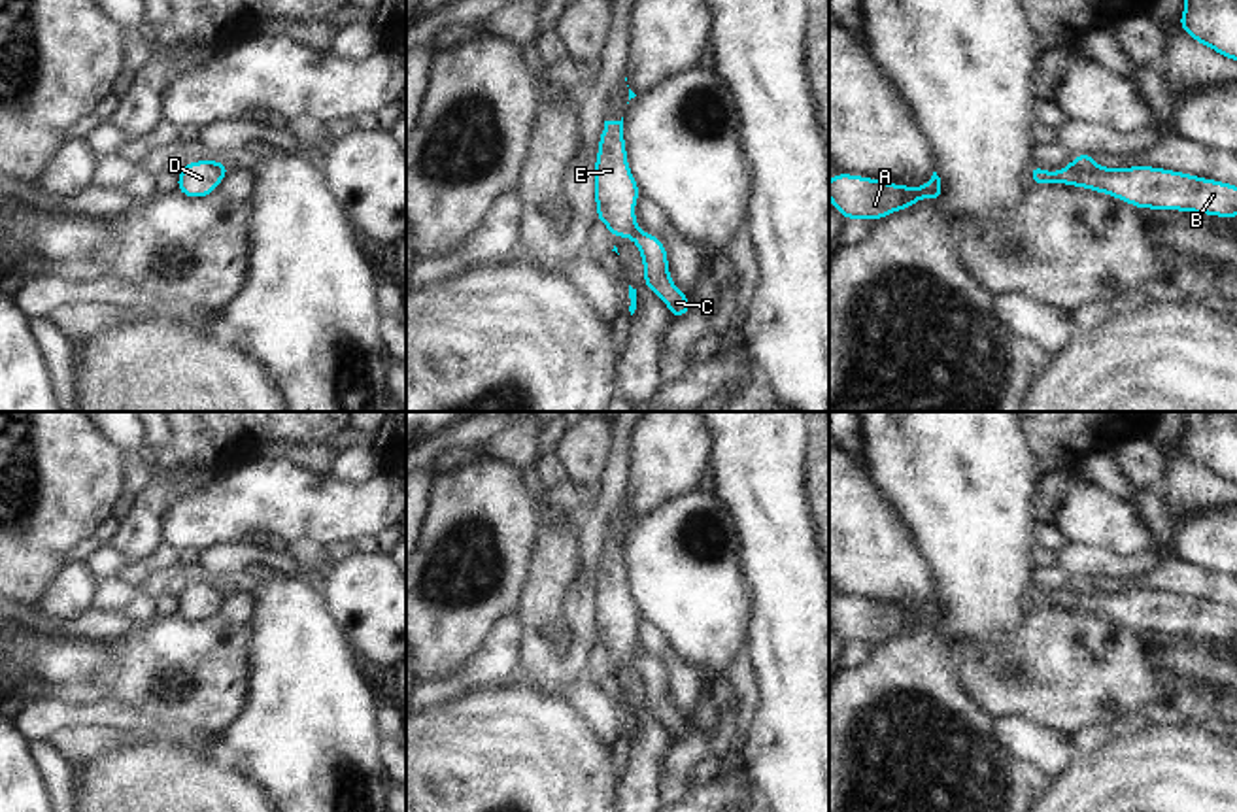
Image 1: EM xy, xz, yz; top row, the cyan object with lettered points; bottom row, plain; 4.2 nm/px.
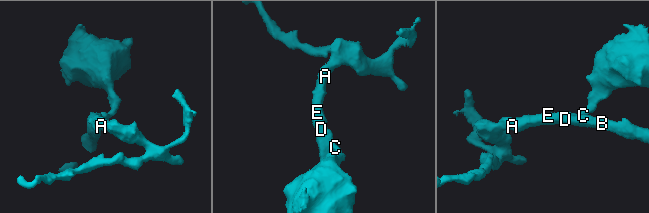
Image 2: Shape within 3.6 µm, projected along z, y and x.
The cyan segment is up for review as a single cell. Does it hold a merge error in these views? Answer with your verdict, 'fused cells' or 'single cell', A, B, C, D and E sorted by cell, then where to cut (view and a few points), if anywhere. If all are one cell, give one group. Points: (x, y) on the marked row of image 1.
fused cells | A B D E / C | yz (1071, 163), (1081, 174), (1098, 174), (1107, 169)

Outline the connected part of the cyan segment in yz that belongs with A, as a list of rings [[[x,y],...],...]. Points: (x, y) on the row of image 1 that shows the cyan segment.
[[[842,172],[829,181],[831,204],[844,219],[880,221],[891,211],[912,208],[924,196],[935,204],[940,200],[942,183],[937,172],[916,189]]]

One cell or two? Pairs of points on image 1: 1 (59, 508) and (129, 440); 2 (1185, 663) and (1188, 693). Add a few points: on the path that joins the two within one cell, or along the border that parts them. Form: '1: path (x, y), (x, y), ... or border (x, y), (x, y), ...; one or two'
1: border (101, 431), (118, 448); two
2: border (1186, 676), (1198, 676), (1209, 684); two

